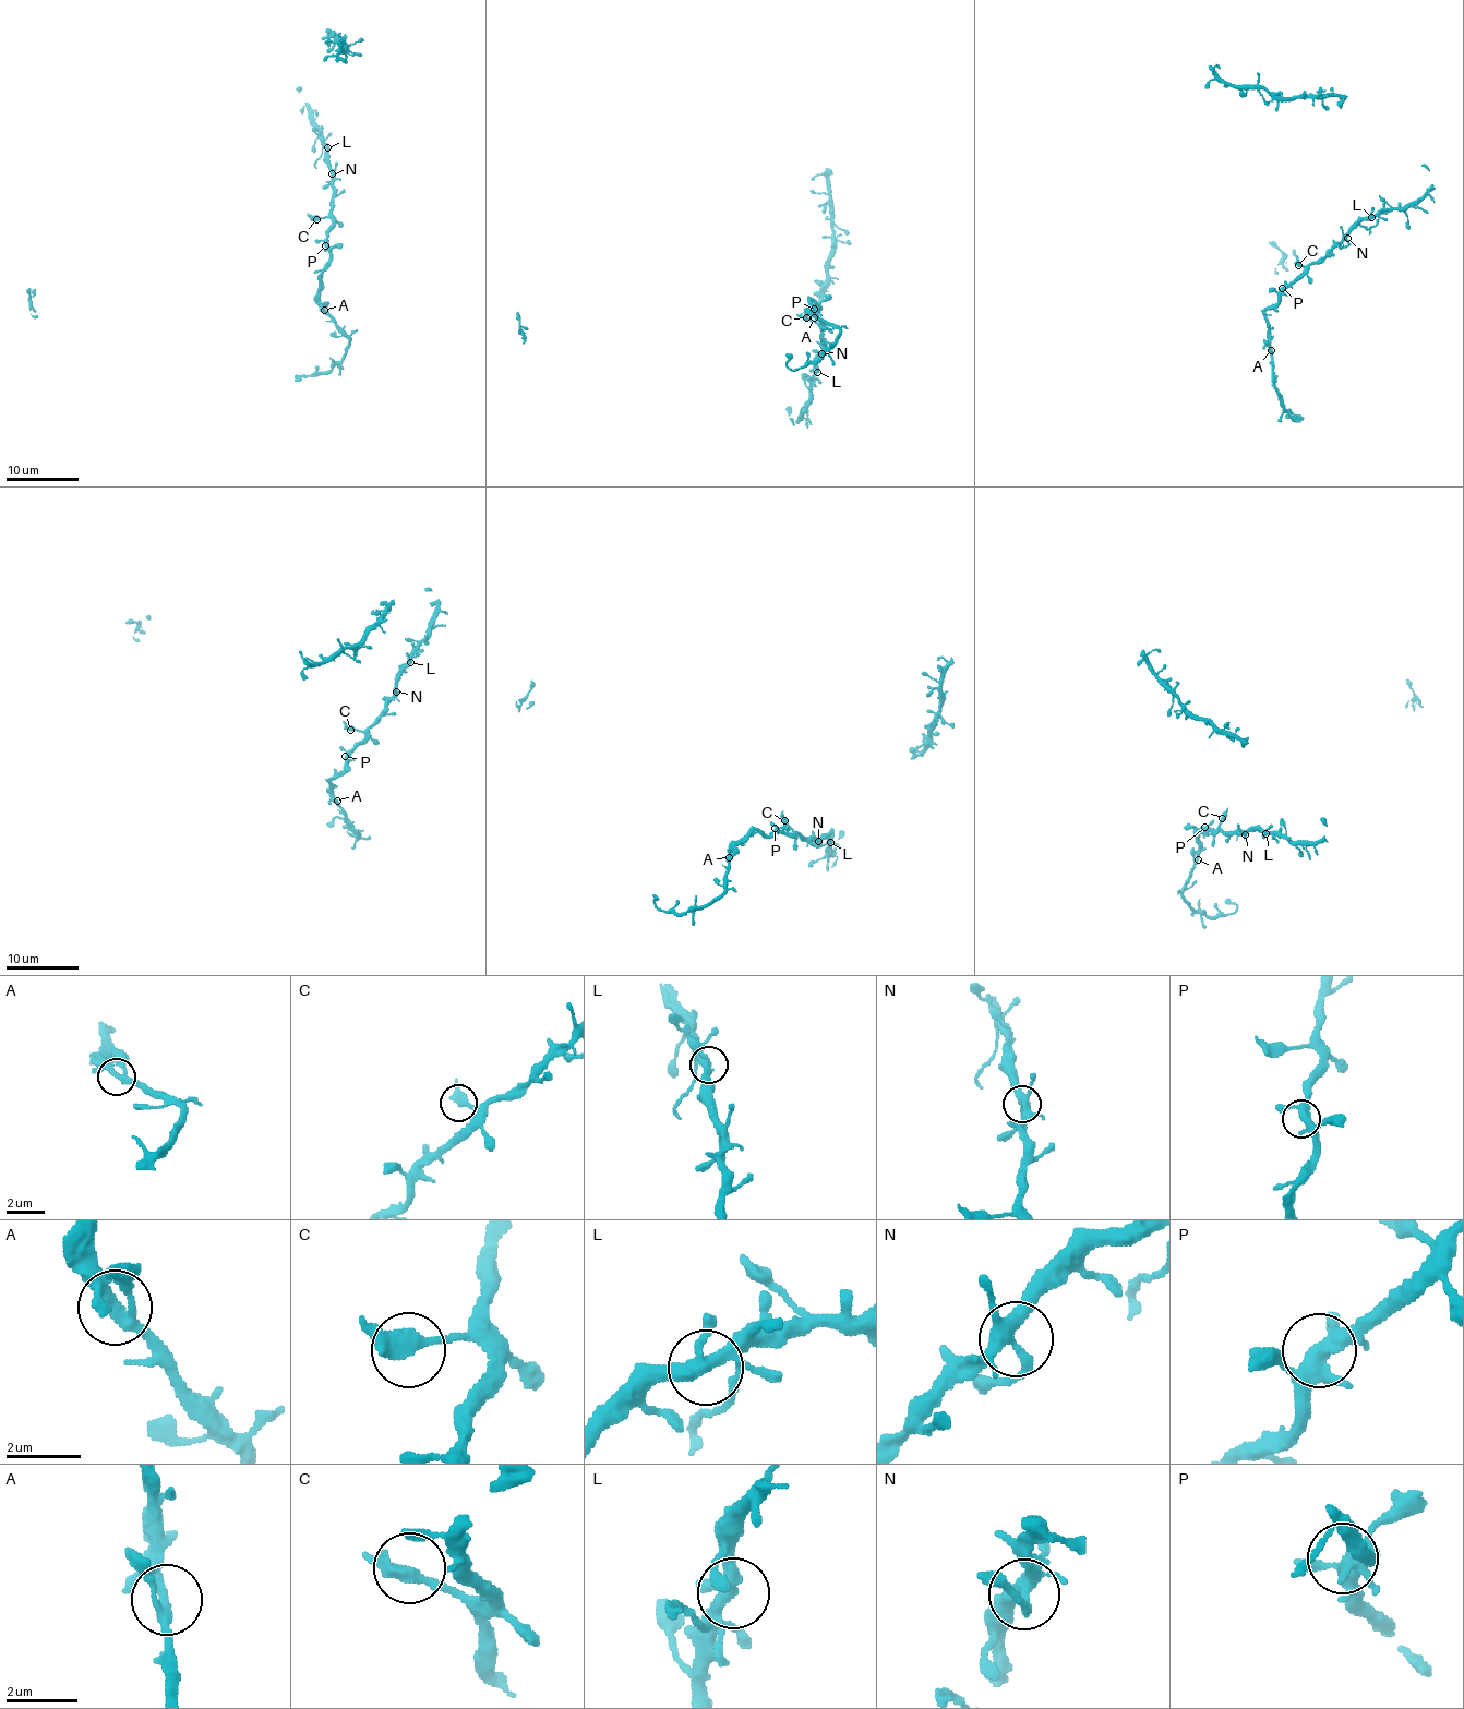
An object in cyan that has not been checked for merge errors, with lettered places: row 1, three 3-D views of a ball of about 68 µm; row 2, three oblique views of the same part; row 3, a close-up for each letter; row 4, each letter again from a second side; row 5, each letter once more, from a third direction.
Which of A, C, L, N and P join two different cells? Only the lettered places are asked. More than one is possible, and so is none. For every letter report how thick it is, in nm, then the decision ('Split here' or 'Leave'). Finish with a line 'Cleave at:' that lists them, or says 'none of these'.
A: Thickness 240 nm. Leave
C: Thickness 400 nm. Leave
L: Thickness 320 nm. Leave
N: Thickness 320 nm. Leave
P: Thickness 380 nm. Leave
Cleave at: none of these

